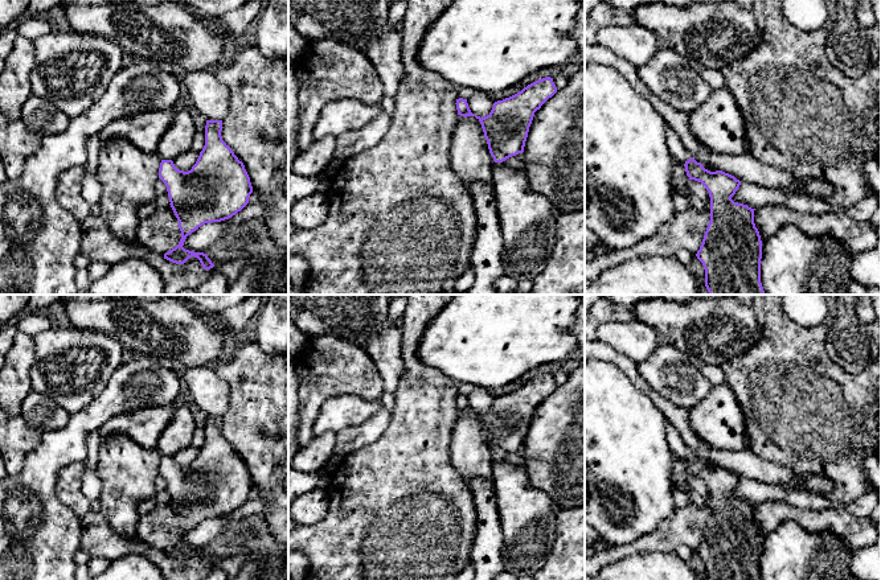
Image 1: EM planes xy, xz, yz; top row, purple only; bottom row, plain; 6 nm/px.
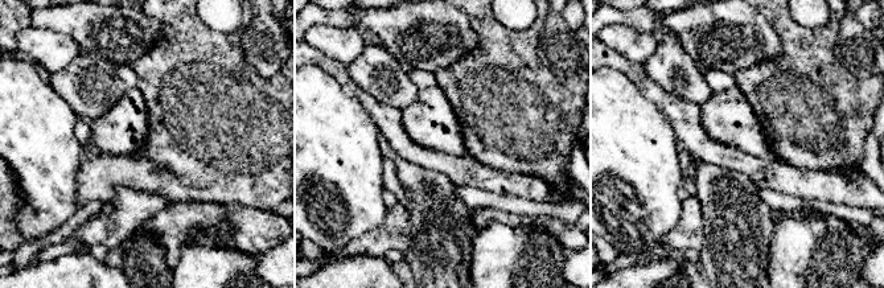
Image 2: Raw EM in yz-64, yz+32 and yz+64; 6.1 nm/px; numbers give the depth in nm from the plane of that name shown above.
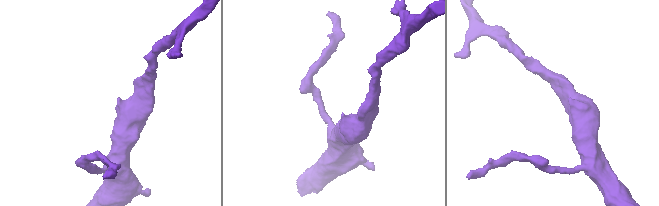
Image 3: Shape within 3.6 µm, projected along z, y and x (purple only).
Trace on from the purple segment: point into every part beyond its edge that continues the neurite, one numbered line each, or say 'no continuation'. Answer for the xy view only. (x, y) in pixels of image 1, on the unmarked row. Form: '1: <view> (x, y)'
no continuation

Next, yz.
1: yz (679, 449)

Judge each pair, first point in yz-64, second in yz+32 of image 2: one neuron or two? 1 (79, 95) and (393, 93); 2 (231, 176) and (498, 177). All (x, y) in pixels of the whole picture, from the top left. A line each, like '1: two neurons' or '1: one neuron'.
1: one neuron
2: two neurons

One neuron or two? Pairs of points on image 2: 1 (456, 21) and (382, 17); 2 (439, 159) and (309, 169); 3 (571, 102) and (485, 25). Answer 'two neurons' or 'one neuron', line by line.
1: one neuron
2: two neurons
3: one neuron

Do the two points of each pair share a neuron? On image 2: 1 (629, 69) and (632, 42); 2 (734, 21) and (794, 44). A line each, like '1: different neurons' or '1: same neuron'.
1: different neurons
2: different neurons

